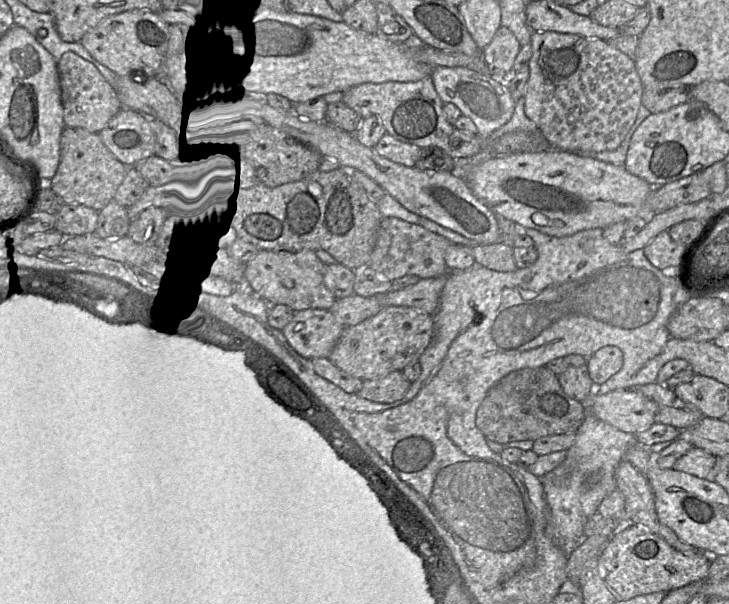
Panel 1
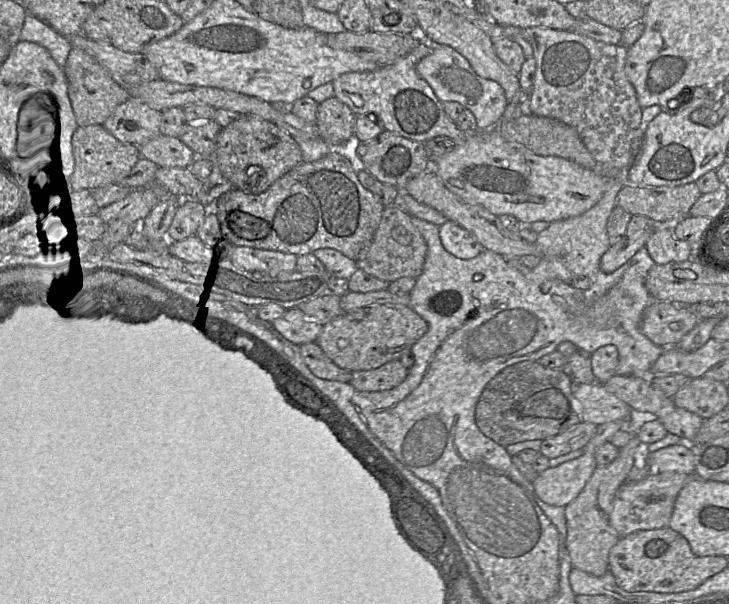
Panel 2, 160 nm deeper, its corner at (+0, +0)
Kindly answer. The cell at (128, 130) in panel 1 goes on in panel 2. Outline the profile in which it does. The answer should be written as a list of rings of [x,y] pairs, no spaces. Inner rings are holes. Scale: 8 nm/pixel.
[[[129,98],[116,107],[103,127],[121,143],[139,147],[158,136],[161,112]]]

